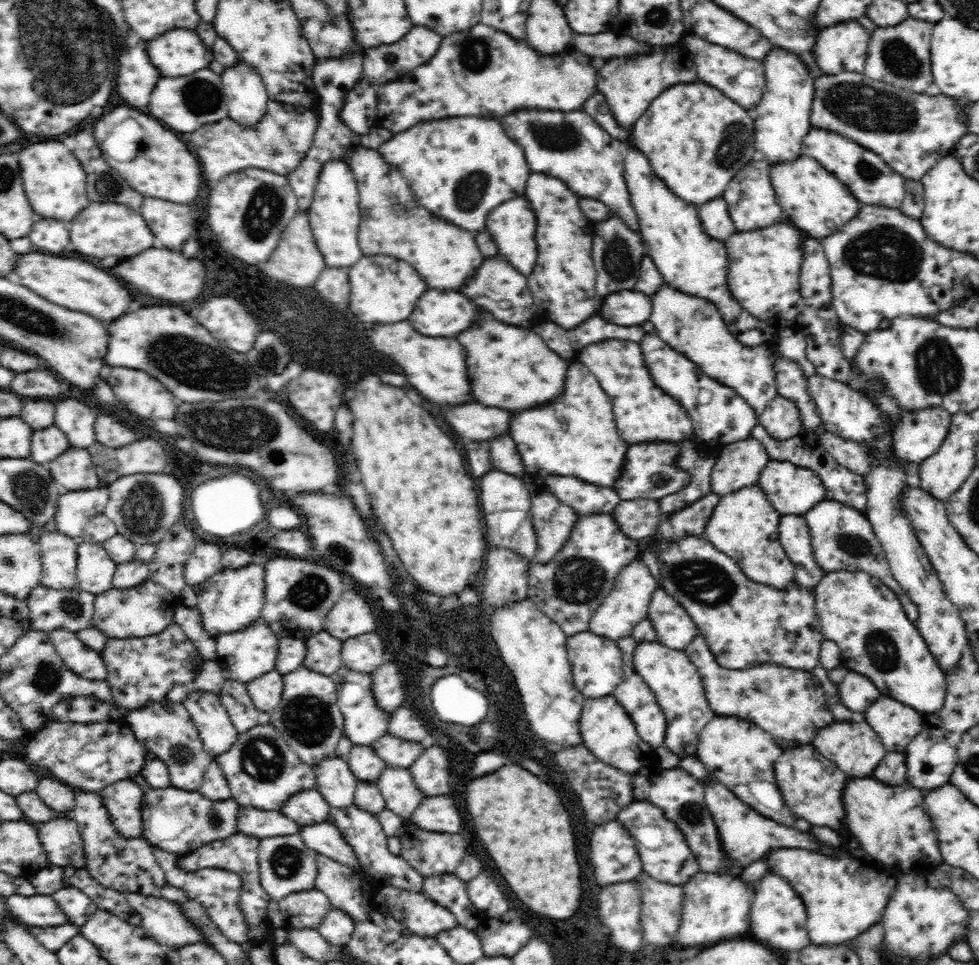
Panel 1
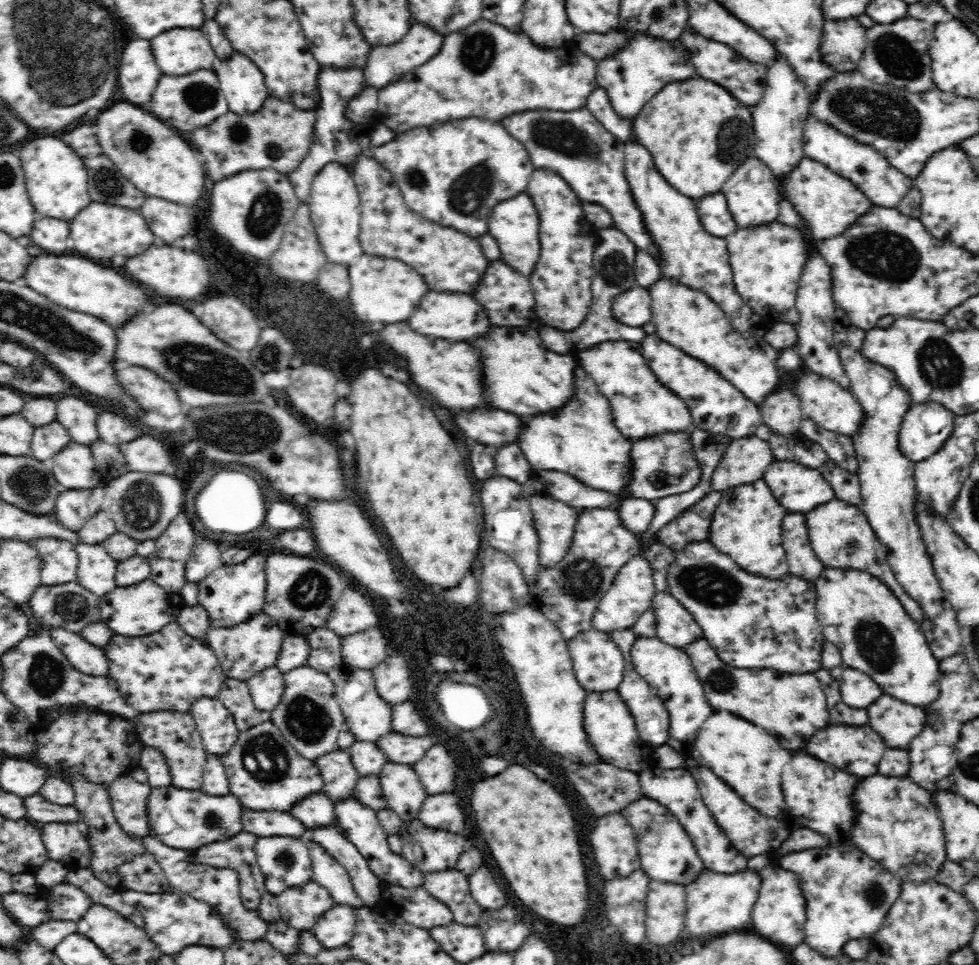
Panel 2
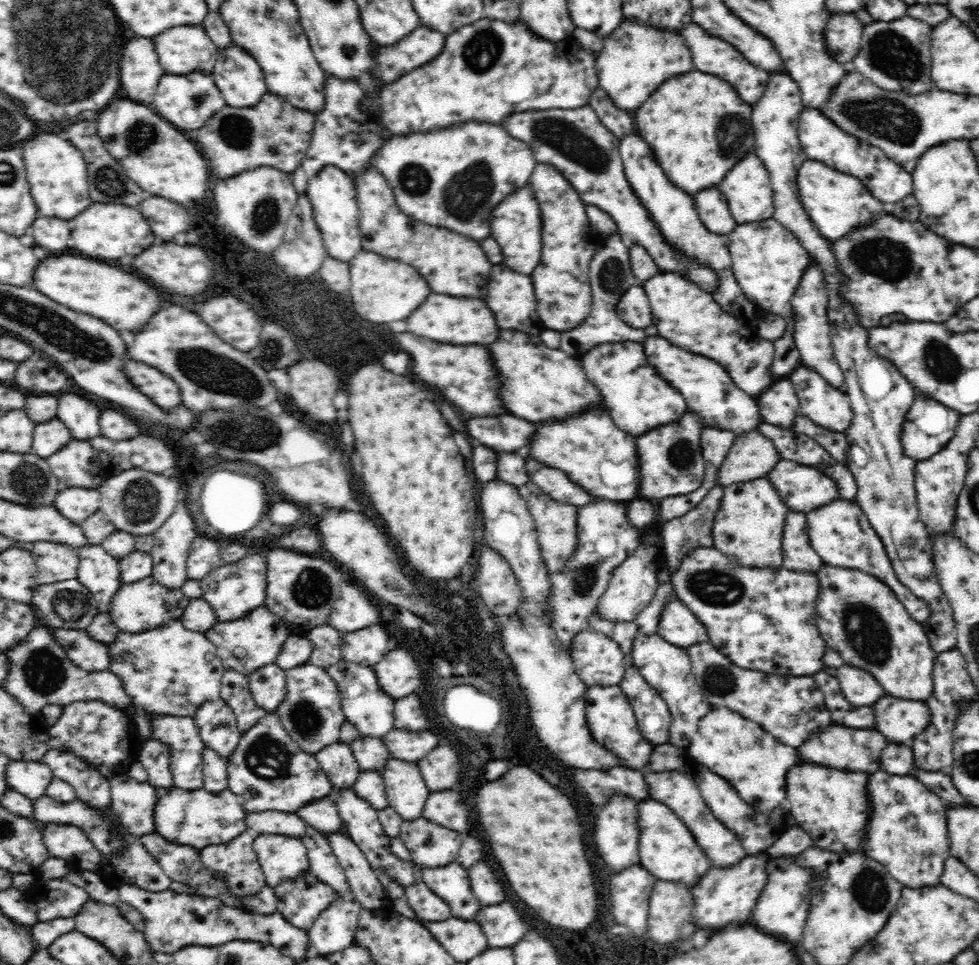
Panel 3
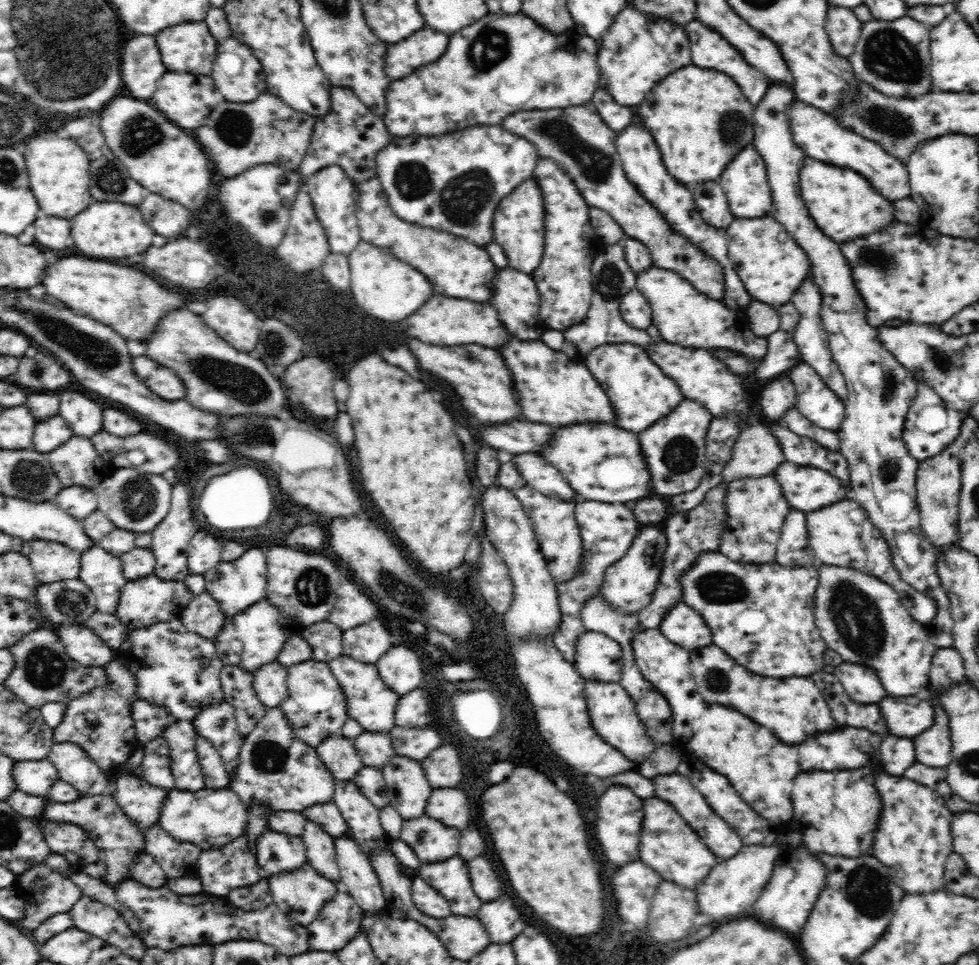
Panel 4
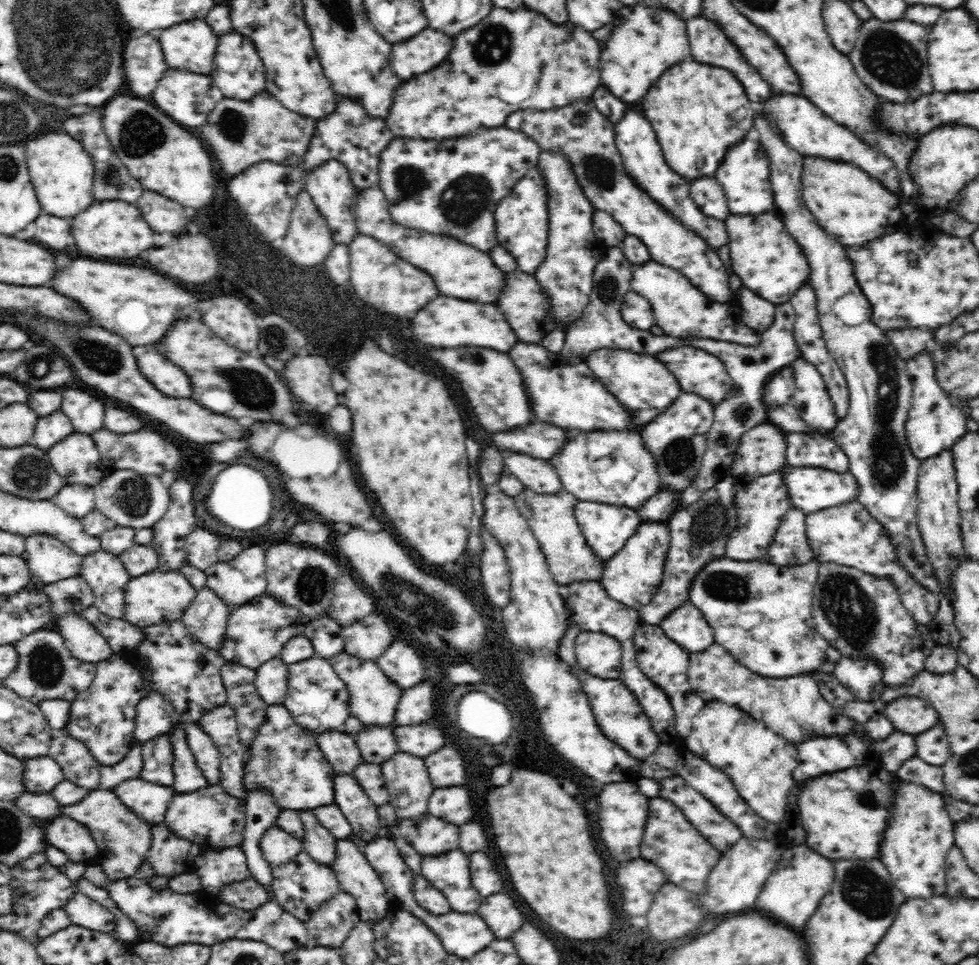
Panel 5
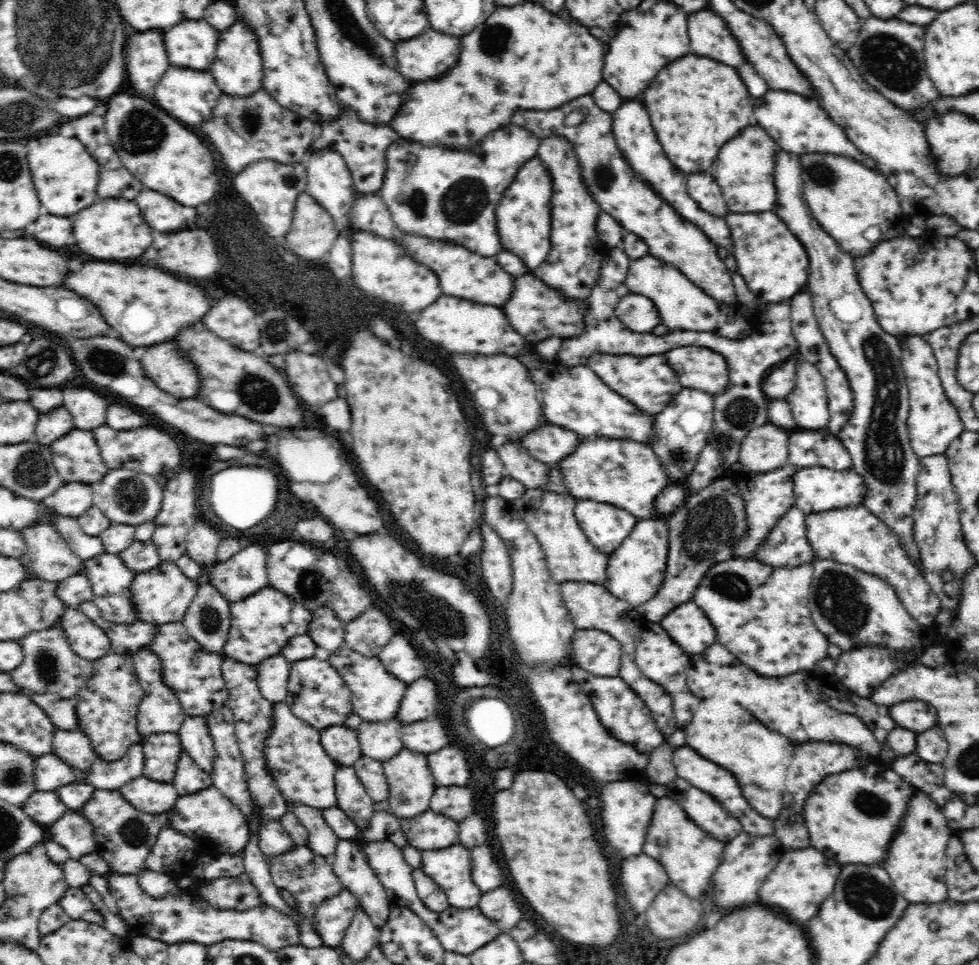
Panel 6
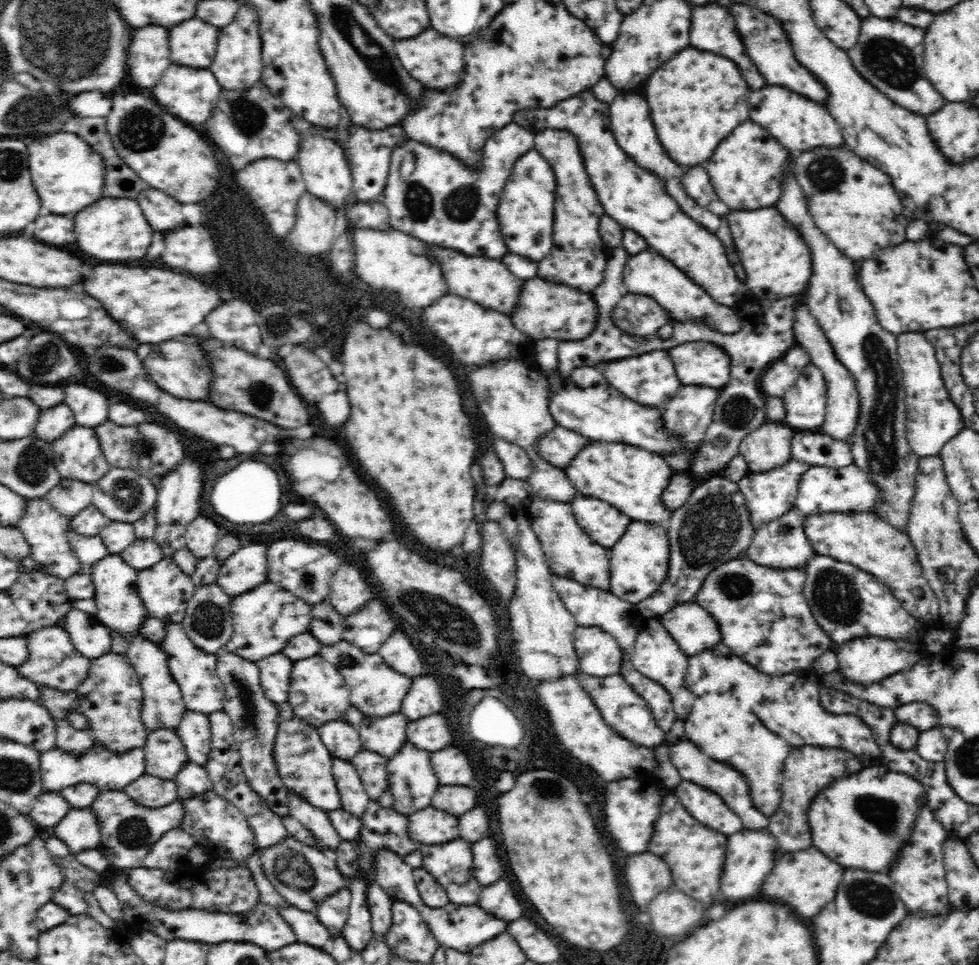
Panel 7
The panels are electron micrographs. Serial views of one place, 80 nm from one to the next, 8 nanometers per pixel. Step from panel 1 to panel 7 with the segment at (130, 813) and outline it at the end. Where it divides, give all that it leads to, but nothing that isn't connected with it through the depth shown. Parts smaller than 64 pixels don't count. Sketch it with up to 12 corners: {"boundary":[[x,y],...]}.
{"boundary":[[142,775],[123,791],[144,807],[180,800],[174,781]]}

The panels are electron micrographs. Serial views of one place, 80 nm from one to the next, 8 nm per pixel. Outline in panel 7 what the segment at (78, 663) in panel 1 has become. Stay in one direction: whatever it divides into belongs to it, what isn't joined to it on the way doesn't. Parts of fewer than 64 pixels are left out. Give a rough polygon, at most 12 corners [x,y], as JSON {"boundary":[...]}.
{"boundary":[[71,608],[59,625],[82,656],[111,652],[110,629]]}

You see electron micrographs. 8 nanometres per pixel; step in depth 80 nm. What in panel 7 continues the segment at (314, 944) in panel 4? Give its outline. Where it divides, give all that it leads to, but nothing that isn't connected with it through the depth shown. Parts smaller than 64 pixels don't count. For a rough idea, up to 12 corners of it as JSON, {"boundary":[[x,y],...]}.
{"boundary":[[352,892],[326,897],[314,912],[340,938],[350,912]]}

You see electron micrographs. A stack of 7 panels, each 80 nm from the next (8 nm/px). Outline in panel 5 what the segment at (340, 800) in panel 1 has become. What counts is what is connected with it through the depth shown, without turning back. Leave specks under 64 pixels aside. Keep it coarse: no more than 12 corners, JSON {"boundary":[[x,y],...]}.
{"boundary":[[326,731],[317,744],[336,775],[363,762],[356,737]]}

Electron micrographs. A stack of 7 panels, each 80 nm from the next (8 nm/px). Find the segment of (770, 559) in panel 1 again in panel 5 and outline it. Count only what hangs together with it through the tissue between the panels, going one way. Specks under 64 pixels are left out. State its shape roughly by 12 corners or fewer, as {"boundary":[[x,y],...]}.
{"boundary":[[780,472],[735,478],[726,557],[767,560],[792,506]]}

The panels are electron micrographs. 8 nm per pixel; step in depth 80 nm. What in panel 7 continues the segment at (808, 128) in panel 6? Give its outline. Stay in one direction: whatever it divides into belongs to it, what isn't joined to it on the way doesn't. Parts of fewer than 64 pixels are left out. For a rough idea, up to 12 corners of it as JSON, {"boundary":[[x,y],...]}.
{"boundary":[[768,84],[749,118],[793,155],[846,147],[821,103]]}

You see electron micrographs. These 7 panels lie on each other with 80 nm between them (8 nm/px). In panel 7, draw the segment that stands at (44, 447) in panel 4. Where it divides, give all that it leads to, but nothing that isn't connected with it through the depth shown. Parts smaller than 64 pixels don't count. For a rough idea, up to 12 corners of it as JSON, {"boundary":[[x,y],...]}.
{"boundary":[[66,404],[42,411],[35,436],[54,443],[75,426]]}

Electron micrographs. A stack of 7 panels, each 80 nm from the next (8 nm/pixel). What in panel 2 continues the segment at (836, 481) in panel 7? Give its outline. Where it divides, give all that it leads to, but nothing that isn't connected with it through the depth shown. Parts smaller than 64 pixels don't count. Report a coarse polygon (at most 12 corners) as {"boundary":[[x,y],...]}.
{"boundary":[[774,462],[763,478],[788,512],[835,498],[820,472]]}

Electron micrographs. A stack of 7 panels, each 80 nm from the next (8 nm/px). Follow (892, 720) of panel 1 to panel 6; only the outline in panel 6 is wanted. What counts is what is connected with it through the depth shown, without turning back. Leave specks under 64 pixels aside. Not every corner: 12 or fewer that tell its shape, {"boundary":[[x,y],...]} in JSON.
{"boundary":[[922,700],[888,708],[896,726],[917,733],[938,725]]}

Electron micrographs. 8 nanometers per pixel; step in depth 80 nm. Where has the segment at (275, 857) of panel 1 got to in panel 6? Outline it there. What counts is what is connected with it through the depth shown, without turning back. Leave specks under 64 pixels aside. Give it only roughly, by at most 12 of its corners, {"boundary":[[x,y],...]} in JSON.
{"boundary":[[263,820],[260,850],[268,859],[297,846],[278,820]]}

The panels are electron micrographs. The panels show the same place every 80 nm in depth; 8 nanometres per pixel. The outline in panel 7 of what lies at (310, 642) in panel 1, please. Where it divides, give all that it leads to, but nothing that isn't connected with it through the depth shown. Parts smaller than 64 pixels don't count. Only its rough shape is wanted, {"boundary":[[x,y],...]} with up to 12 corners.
{"boundary":[[330,602],[312,606],[309,632],[323,646],[343,640],[343,618]]}

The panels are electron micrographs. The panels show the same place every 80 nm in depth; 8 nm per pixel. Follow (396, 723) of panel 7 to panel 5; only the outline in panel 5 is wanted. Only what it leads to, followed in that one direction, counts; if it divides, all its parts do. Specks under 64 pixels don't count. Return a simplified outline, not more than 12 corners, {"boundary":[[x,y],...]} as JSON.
{"boundary":[[364,727],[355,742],[363,762],[398,752],[394,728]]}

